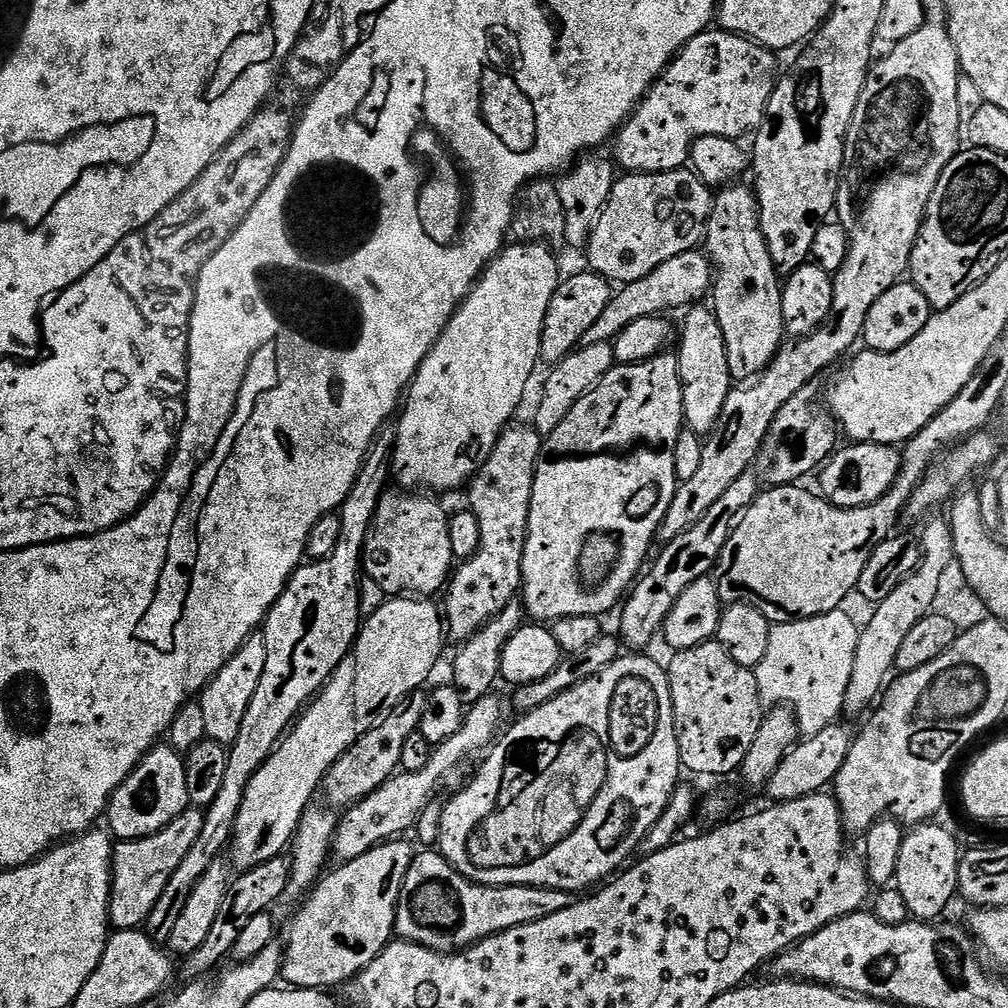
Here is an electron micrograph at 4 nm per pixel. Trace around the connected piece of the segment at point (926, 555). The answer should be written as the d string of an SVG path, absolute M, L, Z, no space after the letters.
M947 521L929 522L923 525L925 528L922 534L920 533L921 560L915 573L904 579L886 599L879 601L866 626L861 627L854 667L843 698L843 713L846 716L862 713L881 697L889 679L888 674L890 672L891 675L895 667L896 656L903 639L910 634L910 630L918 621L931 613L941 575L946 566L955 559L953 536L950 534Z

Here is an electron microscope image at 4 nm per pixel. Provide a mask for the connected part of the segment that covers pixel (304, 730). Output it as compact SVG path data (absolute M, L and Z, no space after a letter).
M388 598L381 608L374 610L374 614L363 621L356 643L332 671L328 683L301 711L284 739L269 754L254 778L250 778L230 841L231 867L236 867L237 873L248 872L254 866L262 866L262 862L270 862L281 855L291 845L296 829L300 826L300 819L313 803L312 795L321 791L324 777L334 766L334 762L338 762L340 755L350 750L350 746L354 746L354 742L358 742L362 734L374 730L374 726L386 719L390 710L398 706L398 702L425 687L423 684L435 670L436 663L440 660L440 651L446 645L444 617L441 609L437 605L435 608L432 603L428 598Z

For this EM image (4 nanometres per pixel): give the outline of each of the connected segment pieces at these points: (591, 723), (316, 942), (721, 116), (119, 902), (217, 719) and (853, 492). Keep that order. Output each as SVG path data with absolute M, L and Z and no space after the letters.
M648 654L621 655L620 659L606 666L606 670L602 670L594 678L558 694L542 706L523 713L519 717L520 721L491 745L490 751L483 757L484 765L477 770L476 777L449 804L443 805L438 851L446 858L446 862L452 869L474 884L489 884L495 888L511 884L528 884L580 894L607 881L633 859L632 851L643 845L648 837L648 831L656 825L658 818L662 818L674 790L681 783L680 772L682 773L668 673L661 665L659 668L650 657L644 655Z
M393 838L376 848L371 848L353 860L343 861L332 873L325 875L311 889L300 913L288 928L288 940L284 944L284 971L282 980L293 988L319 988L332 990L335 984L347 985L393 939L396 930L396 907L402 890L402 882L412 865L414 849L404 838Z
M709 30L698 34L683 48L680 53L672 59L671 64L665 72L653 82L652 88L644 95L643 100L636 108L636 111L624 121L619 132L614 137L614 145L616 144L616 156L614 160L617 165L624 167L625 173L634 172L675 172L683 169L689 163L692 144L700 138L706 138L708 135L721 136L722 138L736 140L749 132L755 133L759 129L760 123L764 121L764 117L768 115L768 103L772 97L772 92L776 89L778 79L778 71L776 72L776 56L777 53L771 48L763 48L761 44L755 44L752 40L747 40L744 36L737 36L734 32L725 32L723 30Z
M190 806L182 815L174 818L170 826L158 830L158 834L150 834L141 840L125 840L113 847L112 897L108 907L108 918L113 929L139 929L147 925L150 910L158 906L158 898L162 898L166 882L170 882L174 870L178 870L182 858L190 854L190 846L198 842L198 834L202 834L203 825L204 812Z
M254 634L236 651L230 662L218 670L218 674L198 697L202 715L206 718L207 739L231 746L234 738L238 738L238 730L242 730L242 718L246 718L246 710L250 710L250 698L254 698L254 690L258 690L262 670L266 670L266 642L263 635Z
M855 442L841 447L828 457L828 463L819 469L819 495L835 508L861 508L878 502L894 486L894 478L900 473L899 447L891 444L858 444Z

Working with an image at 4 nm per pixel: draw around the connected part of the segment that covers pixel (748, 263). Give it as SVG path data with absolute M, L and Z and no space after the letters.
M728 186L715 193L708 230L702 241L703 251L712 261L714 279L710 293L710 308L725 335L726 358L733 381L748 382L759 377L770 366L786 340L782 318L782 280L770 258L770 250L760 229L756 193L751 187Z

